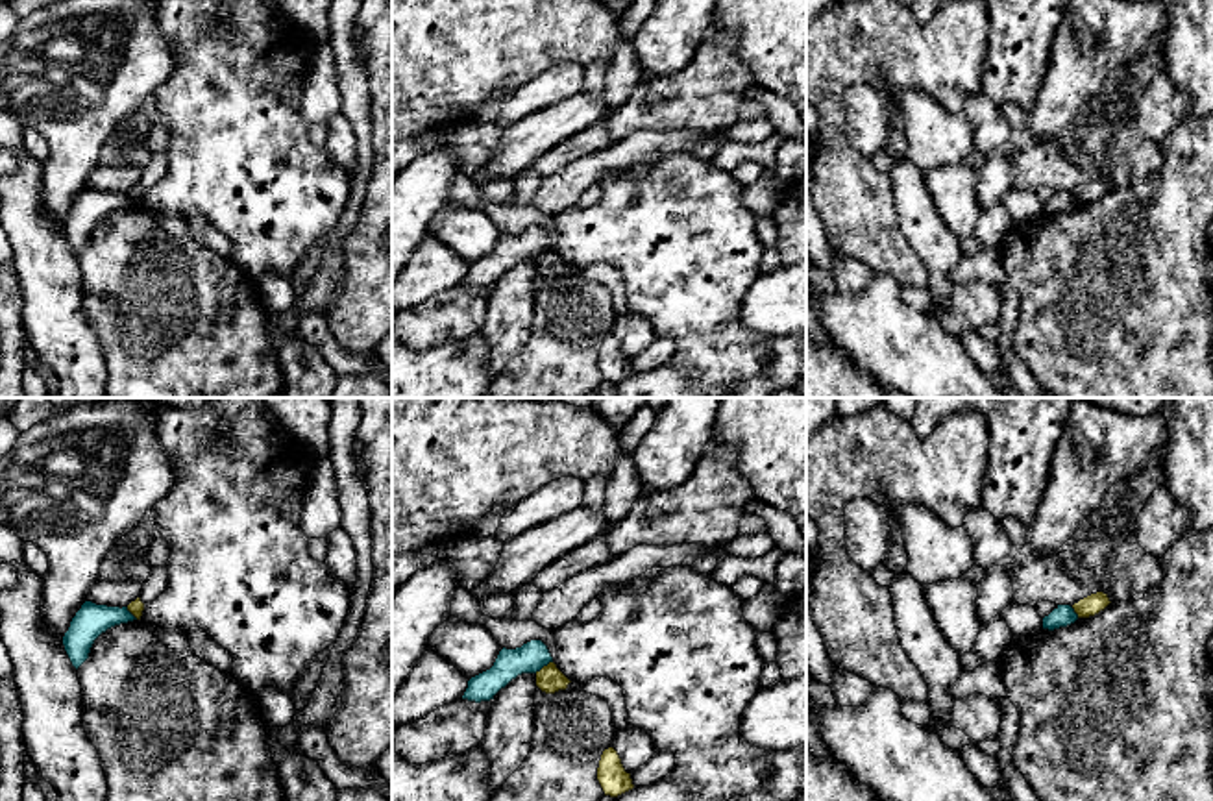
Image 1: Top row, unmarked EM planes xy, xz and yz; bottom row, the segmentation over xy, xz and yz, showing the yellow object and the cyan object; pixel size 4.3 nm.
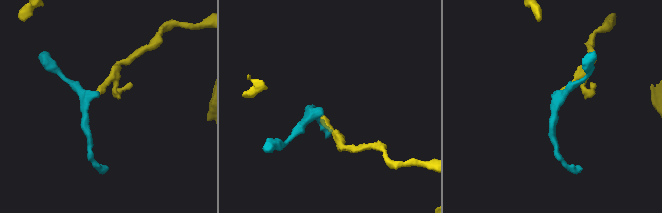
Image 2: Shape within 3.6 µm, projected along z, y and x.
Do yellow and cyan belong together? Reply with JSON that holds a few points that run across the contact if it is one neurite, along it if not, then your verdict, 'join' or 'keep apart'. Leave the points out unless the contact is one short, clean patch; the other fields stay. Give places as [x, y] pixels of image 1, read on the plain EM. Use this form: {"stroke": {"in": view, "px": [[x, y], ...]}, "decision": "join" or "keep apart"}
{"stroke": {"in": "xz", "px": [[551, 246], [535, 258]]}, "decision": "keep apart"}

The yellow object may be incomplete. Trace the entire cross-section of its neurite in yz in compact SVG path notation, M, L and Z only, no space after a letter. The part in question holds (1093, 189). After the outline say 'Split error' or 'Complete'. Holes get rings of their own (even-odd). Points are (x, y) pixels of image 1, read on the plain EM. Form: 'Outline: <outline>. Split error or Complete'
Outline: M1097 178L1074 189L1072 194L1078 200L1078 203L1089 203L1104 196L1109 189L1111 187L1108 179Z. Complete

